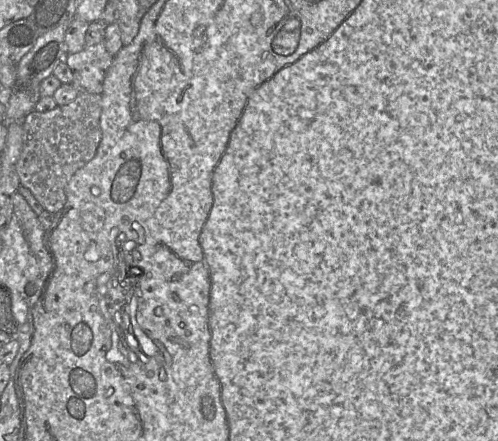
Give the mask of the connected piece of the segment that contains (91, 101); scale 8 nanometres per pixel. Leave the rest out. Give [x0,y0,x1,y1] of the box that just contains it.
[16,93,102,211]

